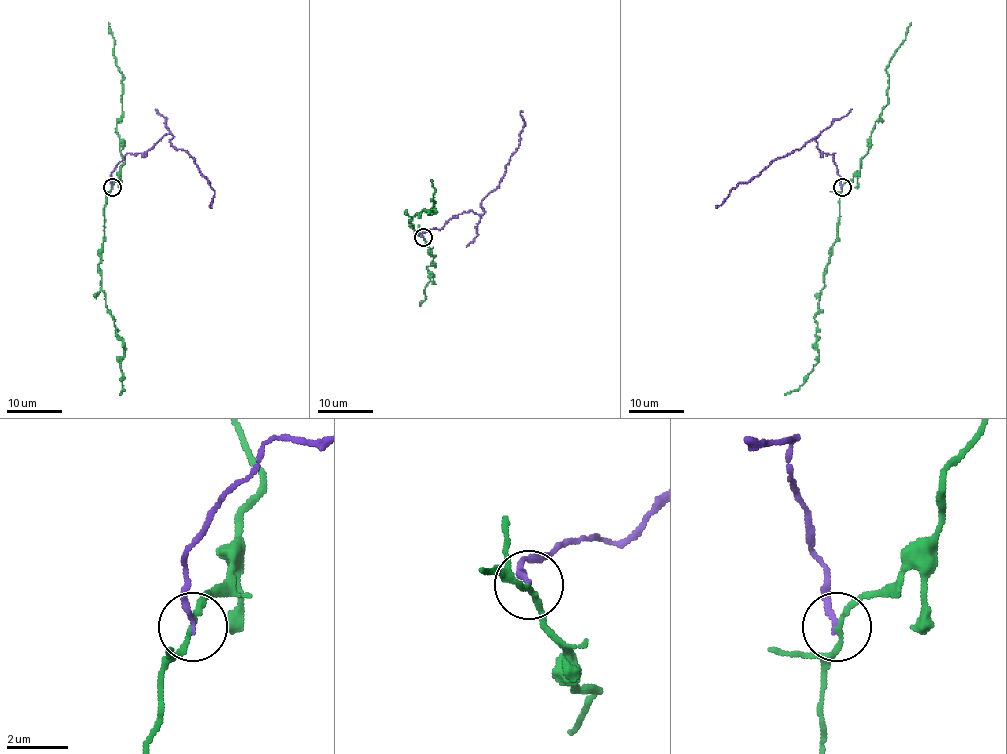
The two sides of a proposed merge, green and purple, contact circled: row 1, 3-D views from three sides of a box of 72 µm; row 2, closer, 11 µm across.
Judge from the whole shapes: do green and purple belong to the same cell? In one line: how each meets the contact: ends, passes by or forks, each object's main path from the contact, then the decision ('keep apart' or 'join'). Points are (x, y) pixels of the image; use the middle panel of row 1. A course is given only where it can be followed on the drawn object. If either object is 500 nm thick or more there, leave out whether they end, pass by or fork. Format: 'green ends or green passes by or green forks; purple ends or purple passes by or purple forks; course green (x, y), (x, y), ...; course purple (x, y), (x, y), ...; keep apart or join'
green passes by; purple ends; course green (423, 237), (415, 234), (410, 222), (422, 210), (433, 211), (433, 214), (434, 192), (430, 179); course purple (423, 237), (422, 233), (463, 212), (484, 212), (481, 201), (496, 188), (518, 146), (525, 126), (522, 111); keep apart

